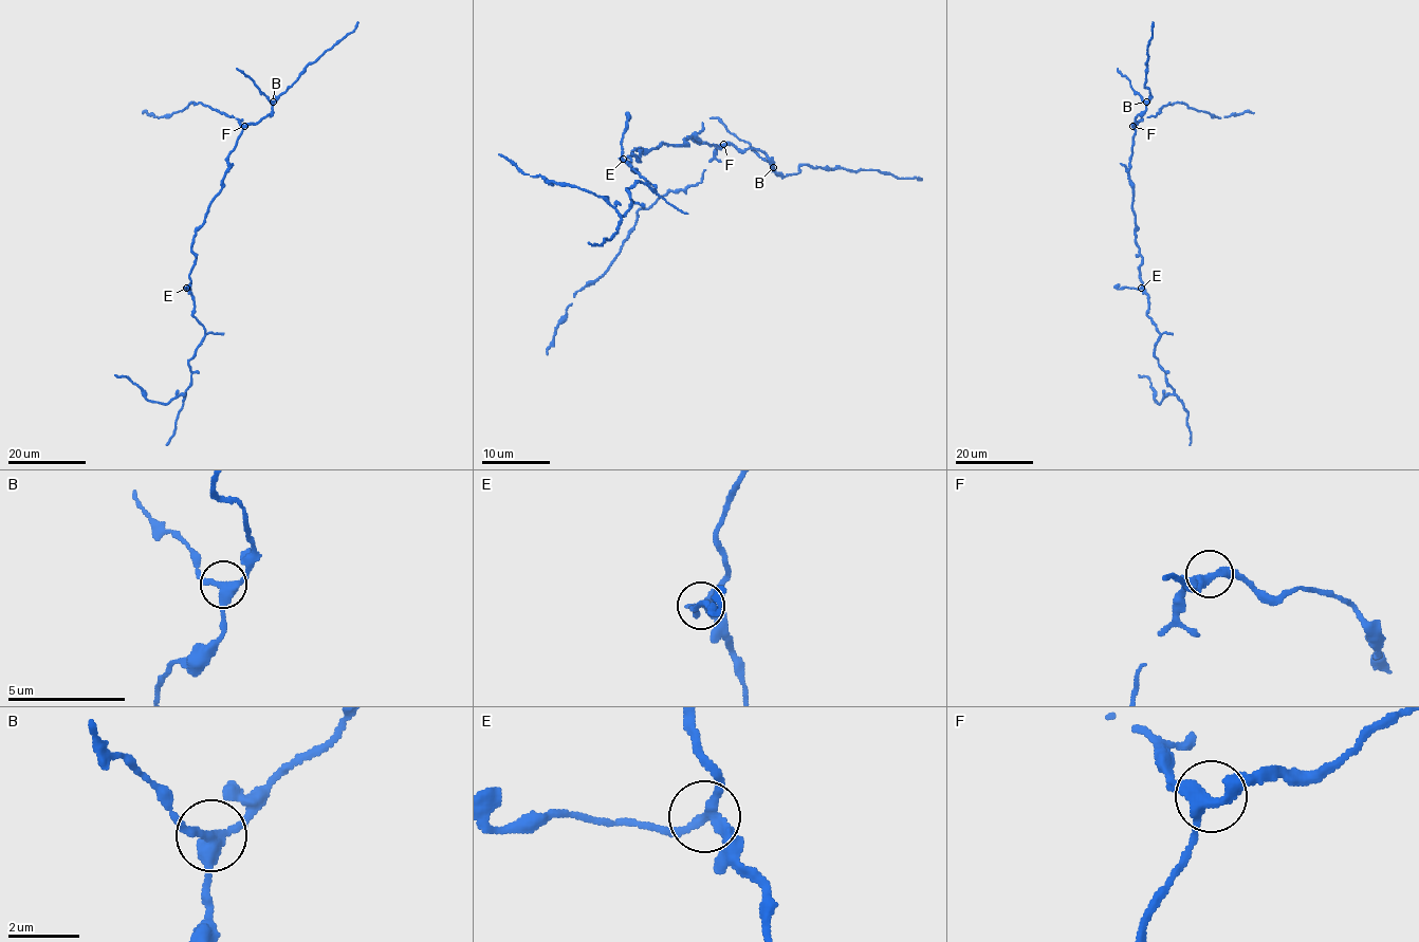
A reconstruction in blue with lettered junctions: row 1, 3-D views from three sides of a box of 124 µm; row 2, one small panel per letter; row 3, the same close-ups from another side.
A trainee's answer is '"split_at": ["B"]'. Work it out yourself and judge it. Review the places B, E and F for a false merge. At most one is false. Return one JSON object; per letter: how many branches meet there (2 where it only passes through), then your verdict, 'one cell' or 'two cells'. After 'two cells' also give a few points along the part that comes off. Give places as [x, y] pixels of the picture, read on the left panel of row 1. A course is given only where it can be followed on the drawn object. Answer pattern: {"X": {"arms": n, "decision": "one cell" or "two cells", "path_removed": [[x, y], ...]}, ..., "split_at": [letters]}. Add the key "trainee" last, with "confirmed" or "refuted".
{"B": {"arms": 3, "decision": "two cells", "path_removed": [[273, 102], [237, 68]]}, "E": {"arms": 3, "decision": "one cell"}, "F": {"arms": 3, "decision": "one cell"}, "split_at": ["B"], "trainee": "confirmed"}

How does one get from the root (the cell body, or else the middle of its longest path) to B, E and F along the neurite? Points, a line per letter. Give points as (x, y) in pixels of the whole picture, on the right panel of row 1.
B: (1136, 226), (1128, 168), (1136, 132), (1132, 125), (1137, 123), (1136, 117), (1145, 110), (1146, 102)
E: (1136, 226), (1136, 243), (1142, 258), (1141, 288)
F: (1136, 226), (1134, 190), (1128, 174), (1136, 132), (1132, 126)

